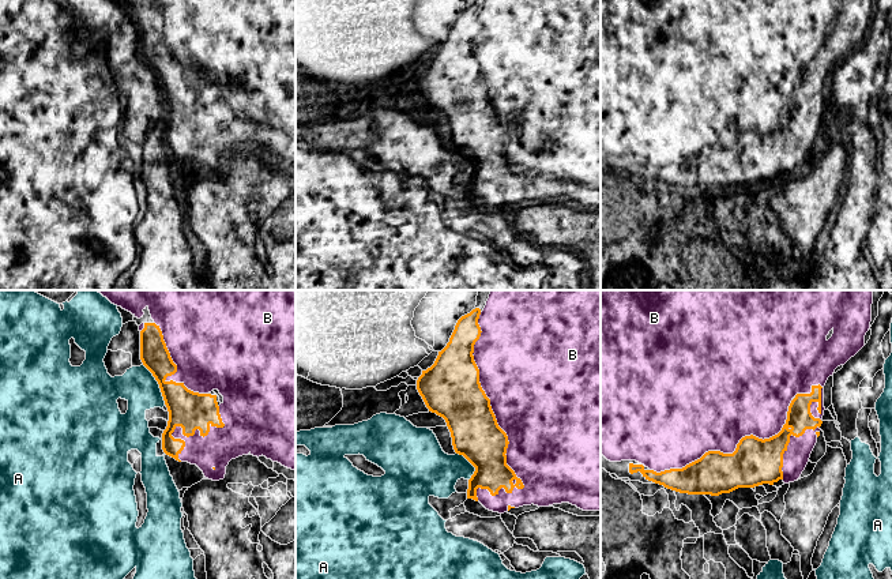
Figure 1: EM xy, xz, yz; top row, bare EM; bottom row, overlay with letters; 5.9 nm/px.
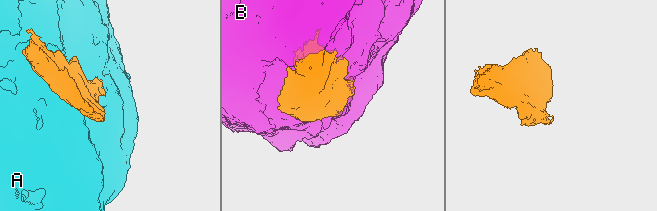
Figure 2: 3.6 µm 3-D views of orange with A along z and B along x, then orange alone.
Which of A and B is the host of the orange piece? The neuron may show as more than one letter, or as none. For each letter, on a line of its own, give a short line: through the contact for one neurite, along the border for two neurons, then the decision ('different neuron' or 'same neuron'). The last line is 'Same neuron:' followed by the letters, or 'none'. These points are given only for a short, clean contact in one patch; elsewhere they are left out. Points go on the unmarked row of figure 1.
A: different neuron
B: same neuron
Same neuron: B

